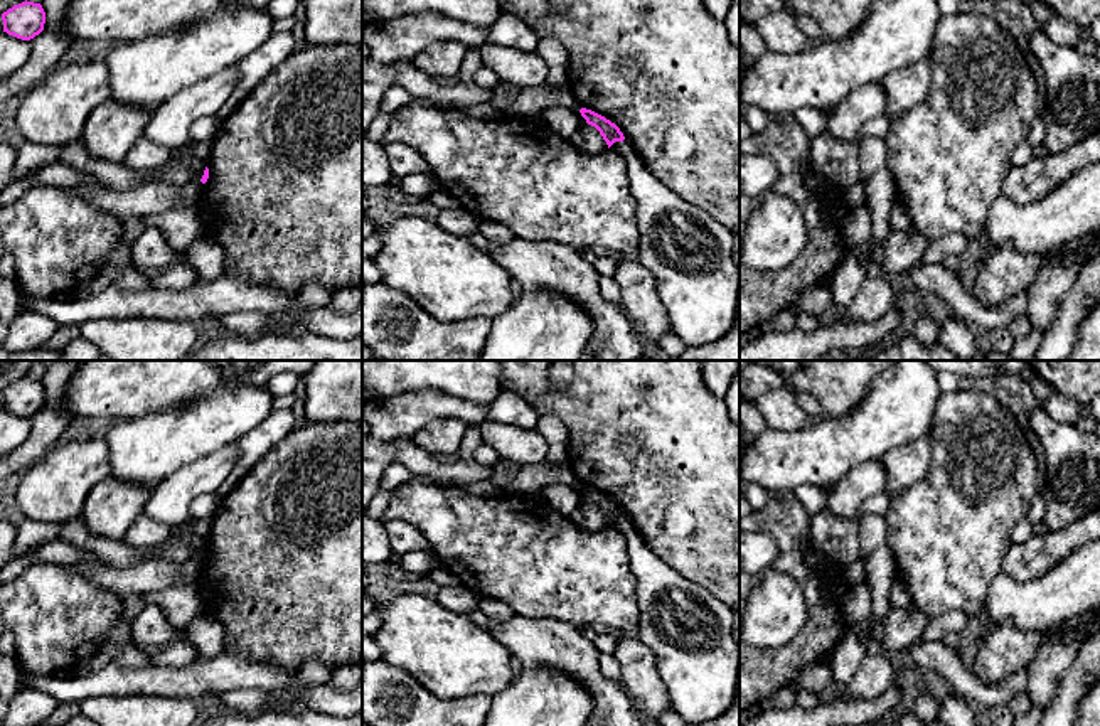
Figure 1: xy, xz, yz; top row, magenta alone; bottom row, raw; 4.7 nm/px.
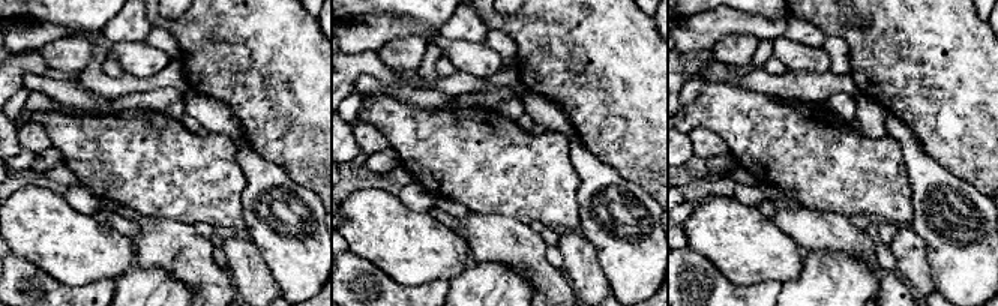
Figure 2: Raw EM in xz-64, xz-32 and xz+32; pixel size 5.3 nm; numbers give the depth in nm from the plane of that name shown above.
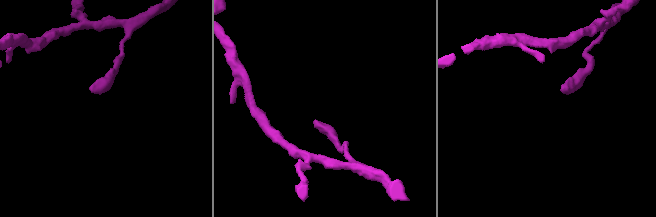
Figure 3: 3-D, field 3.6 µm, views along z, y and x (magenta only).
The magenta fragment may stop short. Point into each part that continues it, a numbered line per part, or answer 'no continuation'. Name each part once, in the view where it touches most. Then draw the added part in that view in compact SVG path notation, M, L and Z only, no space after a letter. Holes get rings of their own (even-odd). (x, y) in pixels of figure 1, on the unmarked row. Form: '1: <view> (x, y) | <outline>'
no continuation

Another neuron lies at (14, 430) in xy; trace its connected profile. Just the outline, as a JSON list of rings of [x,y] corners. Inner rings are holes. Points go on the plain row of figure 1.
[[[0,408],[0,456],[17,450],[30,433],[30,418],[22,418]]]

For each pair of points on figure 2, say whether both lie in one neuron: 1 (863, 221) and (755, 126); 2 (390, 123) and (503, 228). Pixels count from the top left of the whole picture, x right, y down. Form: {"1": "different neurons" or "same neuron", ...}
{"1": "different neurons", "2": "different neurons"}

